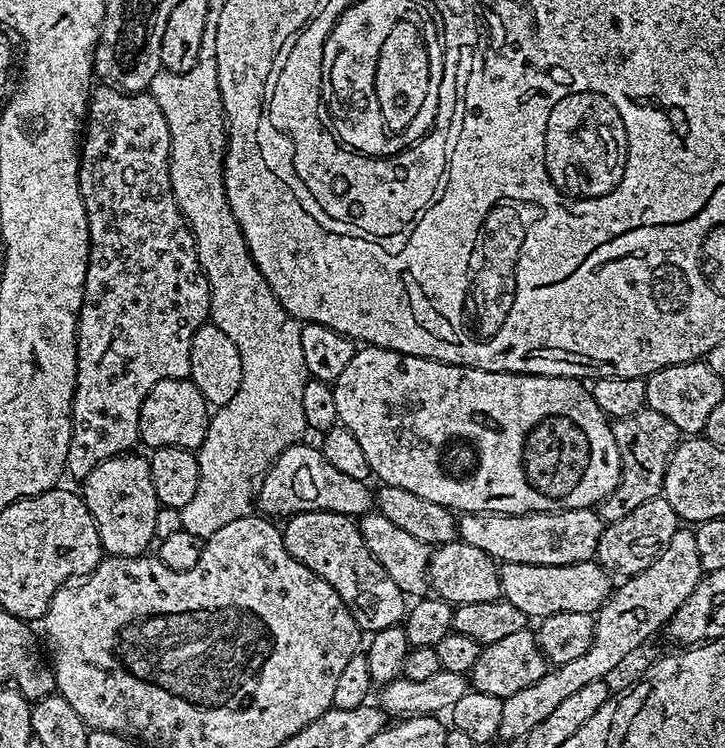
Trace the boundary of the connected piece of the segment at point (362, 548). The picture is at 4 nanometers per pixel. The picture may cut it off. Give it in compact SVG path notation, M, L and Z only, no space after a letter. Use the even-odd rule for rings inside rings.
M299 512L297 516L287 517L285 524L288 525L283 525L282 535L288 553L336 591L361 633L395 628L403 621L406 615L405 593L394 586L394 578L390 578L374 554L366 550L366 542L353 517L337 512Z

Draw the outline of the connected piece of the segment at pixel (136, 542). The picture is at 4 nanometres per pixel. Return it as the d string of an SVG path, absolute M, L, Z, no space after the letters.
M136 455L106 458L82 482L82 495L96 523L101 549L109 556L145 555L154 540L154 514L161 505L154 494L148 460Z

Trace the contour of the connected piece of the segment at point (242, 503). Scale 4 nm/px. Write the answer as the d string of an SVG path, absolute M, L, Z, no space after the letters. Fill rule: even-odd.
M208 26L202 34L201 49L198 50L197 61L190 70L185 73L172 73L165 70L157 72L152 80L150 94L158 102L158 106L162 110L162 114L166 118L166 126L170 130L170 146L166 150L166 170L170 174L170 186L172 193L176 199L178 210L188 222L189 228L192 229L192 237L196 243L196 257L200 263L200 269L204 272L204 277L208 279L210 286L210 320L218 326L218 330L222 330L222 334L226 334L226 338L230 338L234 342L234 346L238 346L238 354L242 358L242 386L238 386L238 394L234 394L234 398L230 398L230 402L219 405L211 413L208 429L206 430L206 438L200 444L198 455L200 457L200 477L198 478L198 490L194 490L194 498L190 498L190 502L186 502L186 506L180 509L180 526L183 531L194 534L201 538L207 538L214 535L218 530L222 530L222 526L226 526L230 522L234 522L238 518L249 515L254 508L254 485L259 481L260 477L268 471L268 467L278 458L278 454L282 454L282 450L286 450L292 444L299 444L305 439L304 432L308 428L306 422L306 414L302 414L302 390L304 389L305 380L309 379L306 370L306 361L302 358L302 338L300 337L301 321L296 320L285 310L278 302L278 298L274 298L274 294L270 290L270 286L266 282L266 278L258 270L258 266L254 262L254 258L250 254L250 250L246 246L246 238L242 234L242 230L238 226L238 222L234 218L234 214L230 210L230 202L226 198L226 190L224 189L224 149L226 147L226 121L224 119L224 107L222 106L222 98L218 90L218 62L216 61L216 29Z

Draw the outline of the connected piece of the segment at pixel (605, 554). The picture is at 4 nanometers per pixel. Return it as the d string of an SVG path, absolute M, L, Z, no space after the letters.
M663 495L642 502L642 506L630 510L626 518L618 518L618 522L604 525L602 538L598 538L595 563L613 577L620 576L616 578L636 576L642 570L646 570L646 566L650 566L650 562L654 562L658 554L662 554L662 550L670 542L670 538L674 538L681 524L674 506L670 506L670 502L666 502Z

